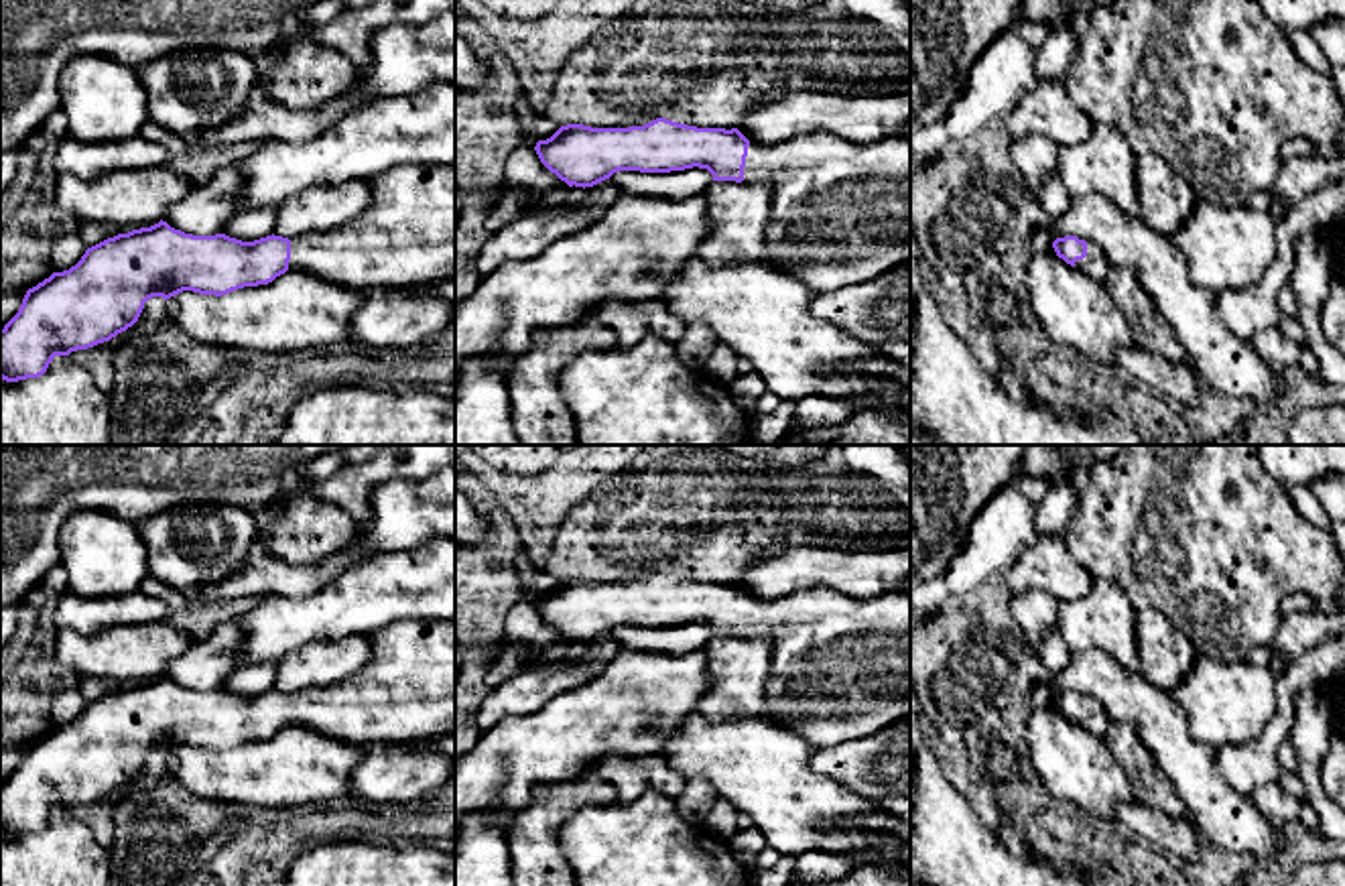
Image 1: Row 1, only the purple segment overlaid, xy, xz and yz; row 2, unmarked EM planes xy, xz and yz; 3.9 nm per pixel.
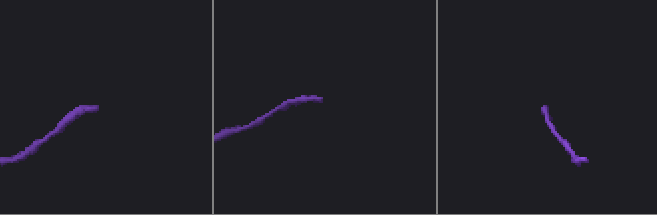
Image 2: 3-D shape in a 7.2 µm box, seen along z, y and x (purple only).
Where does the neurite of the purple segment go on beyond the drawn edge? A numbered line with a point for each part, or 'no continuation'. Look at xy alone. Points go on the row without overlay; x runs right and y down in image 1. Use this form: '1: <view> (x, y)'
1: xy (407, 689)

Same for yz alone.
1: yz (1094, 720)

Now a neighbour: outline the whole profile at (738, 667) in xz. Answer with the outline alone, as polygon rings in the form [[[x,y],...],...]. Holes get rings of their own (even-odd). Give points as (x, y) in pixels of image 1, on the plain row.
[[[713,636],[705,652],[709,685],[691,711],[711,719],[766,717],[770,644],[760,638]]]

